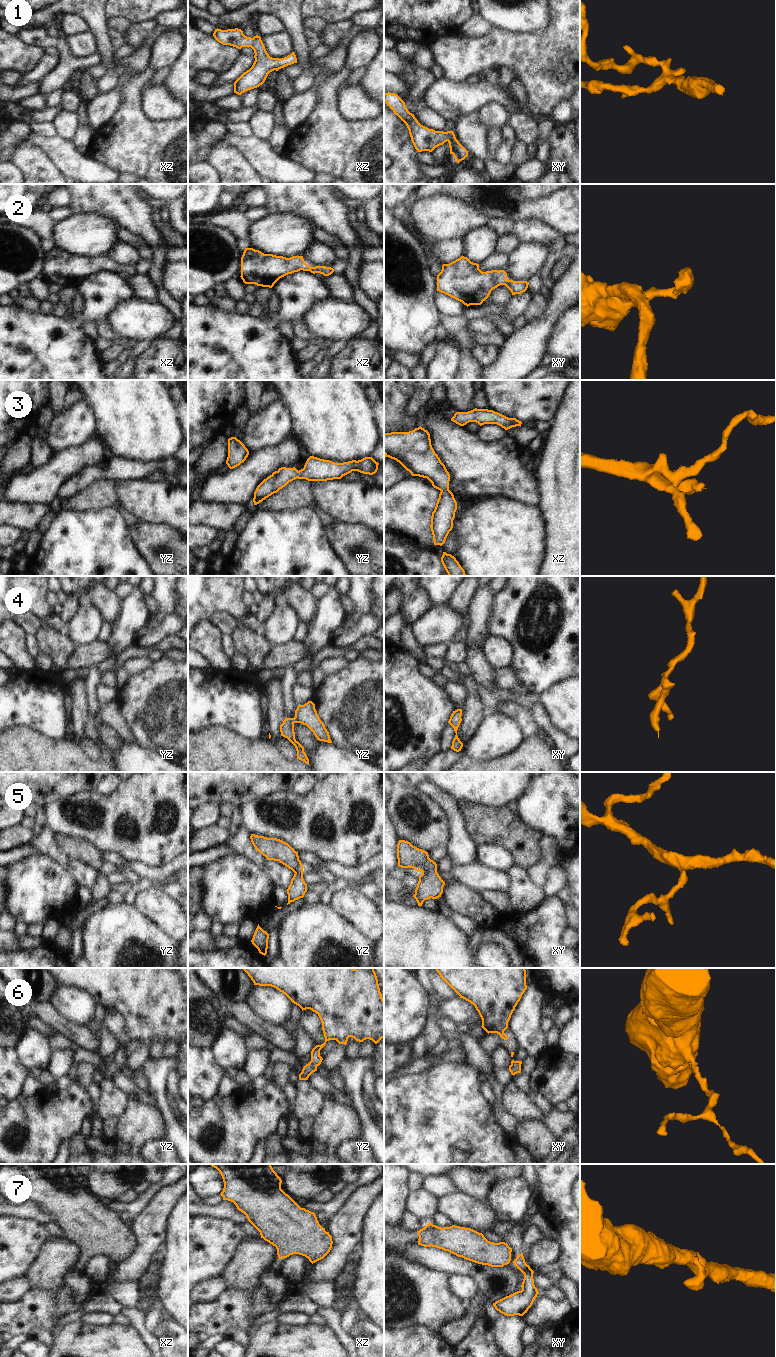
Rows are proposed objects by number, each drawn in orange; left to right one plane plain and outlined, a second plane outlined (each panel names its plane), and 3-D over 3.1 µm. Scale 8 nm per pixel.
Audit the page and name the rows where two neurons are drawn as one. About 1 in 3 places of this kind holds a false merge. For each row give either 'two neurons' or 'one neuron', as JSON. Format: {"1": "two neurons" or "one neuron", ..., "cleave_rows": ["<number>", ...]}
{"1": "one neuron", "2": "one neuron", "3": "one neuron", "4": "one neuron", "5": "one neuron", "6": "one neuron", "7": "two neurons", "cleave_rows": ["7"]}

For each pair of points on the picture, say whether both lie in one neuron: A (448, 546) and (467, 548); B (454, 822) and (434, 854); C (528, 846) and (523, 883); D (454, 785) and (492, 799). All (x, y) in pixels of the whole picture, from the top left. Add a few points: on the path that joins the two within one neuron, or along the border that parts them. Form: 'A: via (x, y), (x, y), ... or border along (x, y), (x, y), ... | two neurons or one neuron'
A: border along (452, 528), (455, 534), (455, 552) | two neurons
B: border along (446, 847), (447, 854) | two neurons
C: border along (516, 863), (525, 869) | two neurons
D: via (463, 785), (478, 785), (483, 790) | one neuron

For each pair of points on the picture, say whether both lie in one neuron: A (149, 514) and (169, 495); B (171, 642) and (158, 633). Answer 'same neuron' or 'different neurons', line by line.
A: same neuron
B: different neurons

